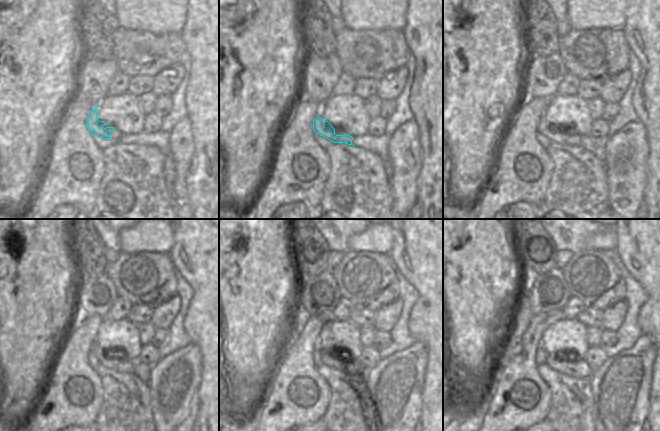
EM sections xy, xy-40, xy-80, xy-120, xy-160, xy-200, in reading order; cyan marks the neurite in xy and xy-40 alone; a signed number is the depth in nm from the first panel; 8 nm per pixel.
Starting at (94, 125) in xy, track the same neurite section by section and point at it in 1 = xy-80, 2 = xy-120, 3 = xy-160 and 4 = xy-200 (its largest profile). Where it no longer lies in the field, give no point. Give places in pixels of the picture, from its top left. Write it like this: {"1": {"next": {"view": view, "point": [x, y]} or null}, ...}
{"1": {"next": {"view": "xy-80", "point": [544, 127]}}, "2": {"next": {"view": "xy-120", "point": [120, 365]}}, "3": {"next": {"view": "xy-160", "point": [349, 366]}}, "4": {"next": {"view": "xy-200", "point": [578, 368]}}}

